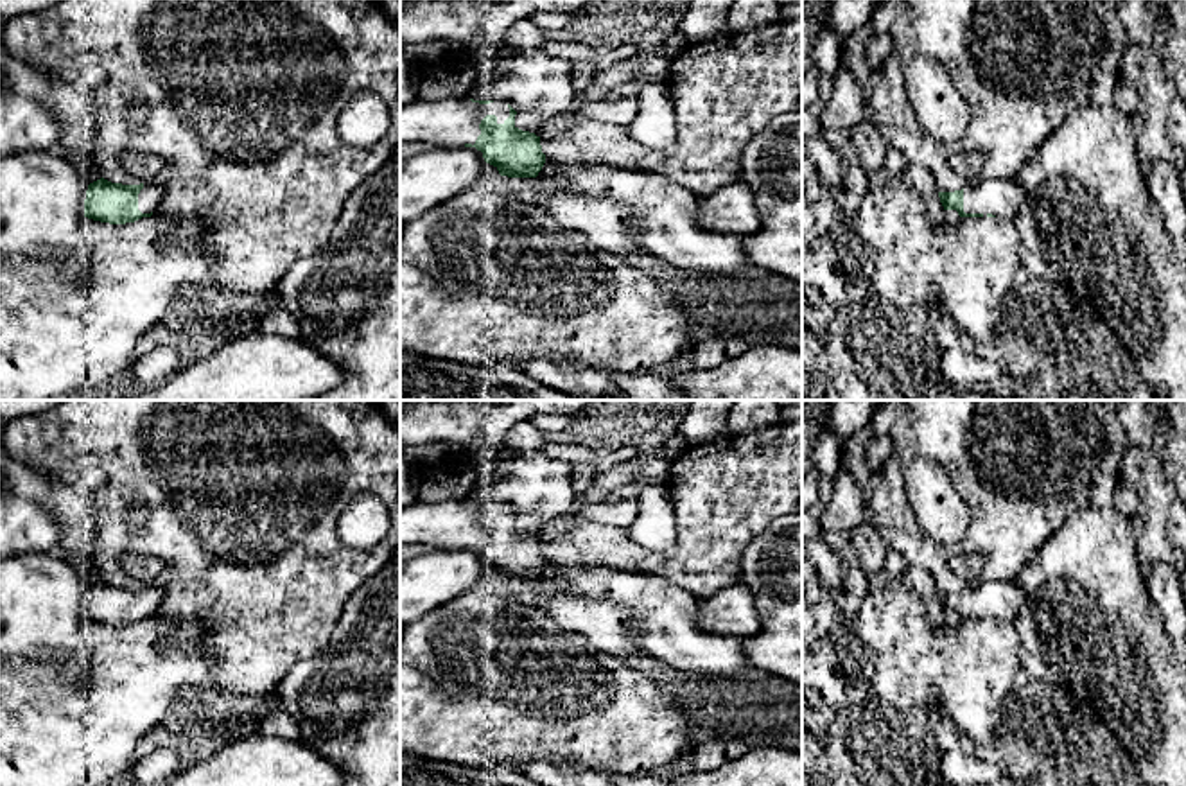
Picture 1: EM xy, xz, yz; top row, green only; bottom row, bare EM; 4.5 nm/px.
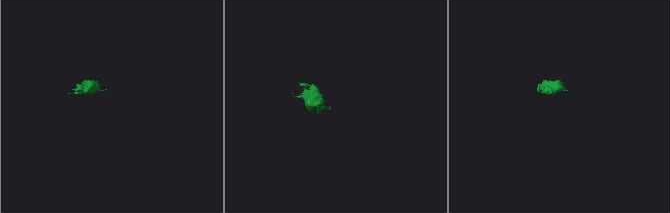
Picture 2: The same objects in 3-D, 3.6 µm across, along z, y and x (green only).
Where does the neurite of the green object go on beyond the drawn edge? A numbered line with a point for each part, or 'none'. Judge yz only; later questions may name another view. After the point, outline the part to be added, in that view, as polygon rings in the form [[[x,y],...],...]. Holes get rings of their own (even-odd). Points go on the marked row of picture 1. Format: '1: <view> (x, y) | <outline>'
1: yz (1003, 198) | [[[976,178],[964,187],[965,214],[992,214],[998,219],[1014,221],[1025,201],[1026,190],[1016,178]]]

